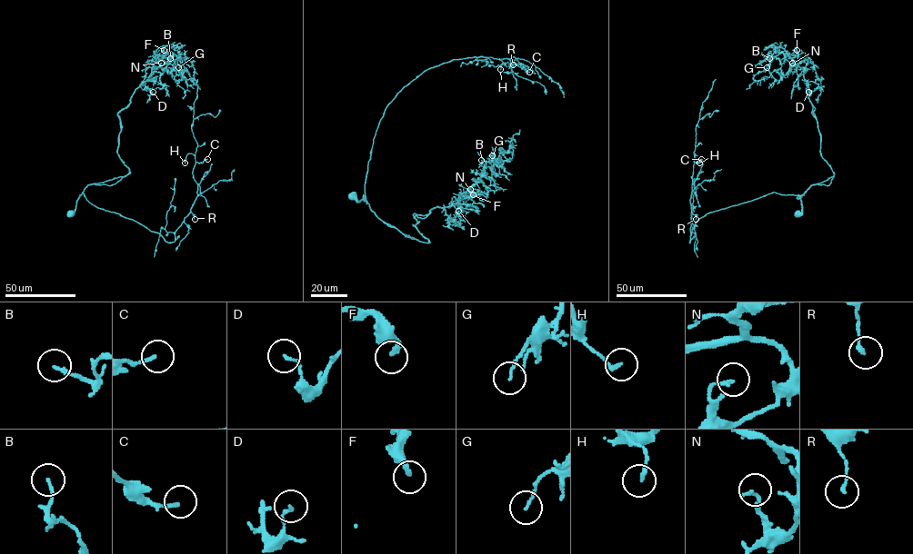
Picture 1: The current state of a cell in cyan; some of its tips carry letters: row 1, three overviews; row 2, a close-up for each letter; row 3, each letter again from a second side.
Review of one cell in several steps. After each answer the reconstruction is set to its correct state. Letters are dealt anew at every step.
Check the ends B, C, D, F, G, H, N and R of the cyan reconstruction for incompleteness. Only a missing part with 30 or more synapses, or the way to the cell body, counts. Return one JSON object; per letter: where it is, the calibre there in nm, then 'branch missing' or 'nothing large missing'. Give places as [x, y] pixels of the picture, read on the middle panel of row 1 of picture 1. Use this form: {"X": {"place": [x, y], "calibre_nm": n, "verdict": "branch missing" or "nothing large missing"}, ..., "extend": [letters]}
{"B": {"place": [481, 160], "calibre_nm": 140, "verdict": "nothing large missing"}, "C": {"place": [529, 72], "calibre_nm": 140, "verdict": "nothing large missing"}, "D": {"place": [458, 211], "calibre_nm": 140, "verdict": "nothing large missing"}, "F": {"place": [473, 194], "calibre_nm": 240, "verdict": "nothing large missing"}, "G": {"place": [492, 155], "calibre_nm": 130, "verdict": "nothing large missing"}, "H": {"place": [500, 69], "calibre_nm": 160, "verdict": "nothing large missing"}, "N": {"place": [470, 189], "calibre_nm": 160, "verdict": "nothing large missing"}, "R": {"place": [513, 64], "calibre_nm": 160, "verdict": "nothing large missing"}, "extend": []}

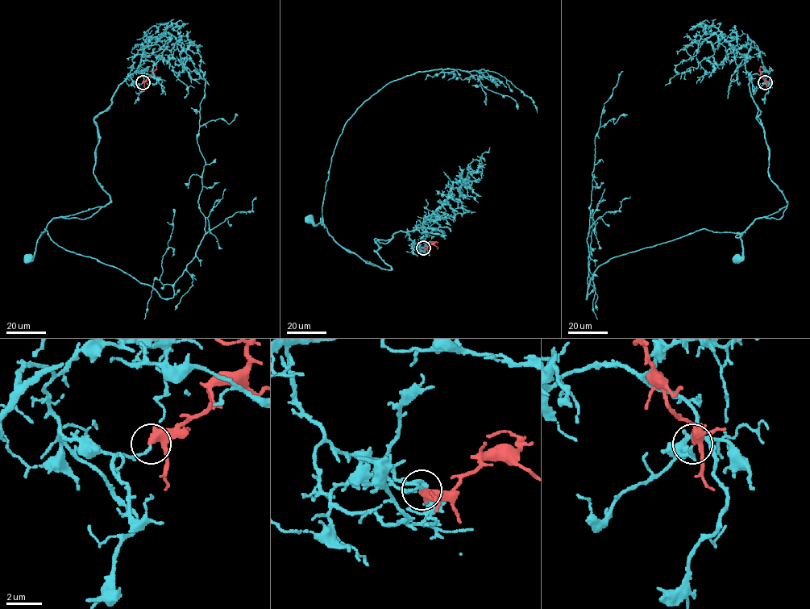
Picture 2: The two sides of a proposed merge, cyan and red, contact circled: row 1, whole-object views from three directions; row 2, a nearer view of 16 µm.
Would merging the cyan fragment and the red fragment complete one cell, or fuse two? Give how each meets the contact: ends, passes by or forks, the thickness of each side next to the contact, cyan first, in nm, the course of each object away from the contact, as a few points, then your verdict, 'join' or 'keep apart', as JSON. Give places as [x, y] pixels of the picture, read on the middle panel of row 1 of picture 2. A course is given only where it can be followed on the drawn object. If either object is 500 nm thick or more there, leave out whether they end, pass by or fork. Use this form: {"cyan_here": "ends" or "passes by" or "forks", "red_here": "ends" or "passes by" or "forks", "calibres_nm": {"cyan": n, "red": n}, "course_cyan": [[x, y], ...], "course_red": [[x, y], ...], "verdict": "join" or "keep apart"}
{"cyan_here": "ends", "red_here": "forks", "calibres_nm": {"cyan": 130, "red": 280}, "course_cyan": [[423, 248], [412, 247], [408, 231], [378, 239], [374, 251], [391, 267], [384, 269], [309, 220]], "course_red": [[423, 248], [438, 244]], "verdict": "keep apart"}

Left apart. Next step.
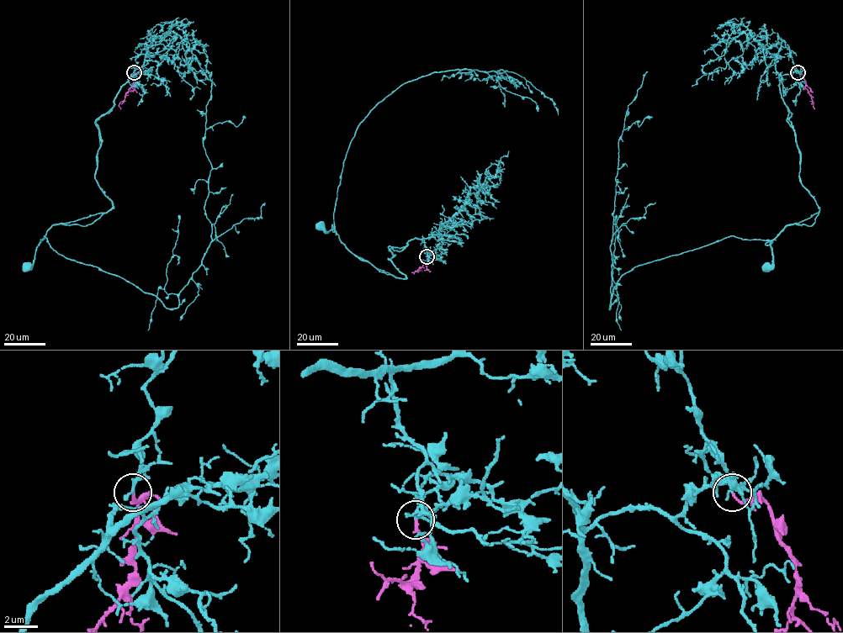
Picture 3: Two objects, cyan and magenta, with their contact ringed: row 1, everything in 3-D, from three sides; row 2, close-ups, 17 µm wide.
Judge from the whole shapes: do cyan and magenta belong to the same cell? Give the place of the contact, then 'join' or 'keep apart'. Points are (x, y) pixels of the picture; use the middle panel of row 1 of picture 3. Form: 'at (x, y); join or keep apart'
at (426, 256); join

